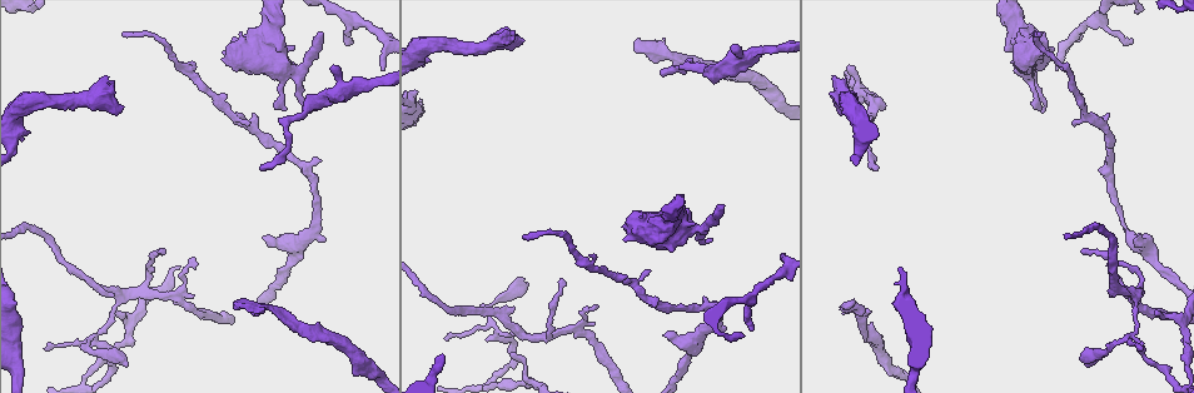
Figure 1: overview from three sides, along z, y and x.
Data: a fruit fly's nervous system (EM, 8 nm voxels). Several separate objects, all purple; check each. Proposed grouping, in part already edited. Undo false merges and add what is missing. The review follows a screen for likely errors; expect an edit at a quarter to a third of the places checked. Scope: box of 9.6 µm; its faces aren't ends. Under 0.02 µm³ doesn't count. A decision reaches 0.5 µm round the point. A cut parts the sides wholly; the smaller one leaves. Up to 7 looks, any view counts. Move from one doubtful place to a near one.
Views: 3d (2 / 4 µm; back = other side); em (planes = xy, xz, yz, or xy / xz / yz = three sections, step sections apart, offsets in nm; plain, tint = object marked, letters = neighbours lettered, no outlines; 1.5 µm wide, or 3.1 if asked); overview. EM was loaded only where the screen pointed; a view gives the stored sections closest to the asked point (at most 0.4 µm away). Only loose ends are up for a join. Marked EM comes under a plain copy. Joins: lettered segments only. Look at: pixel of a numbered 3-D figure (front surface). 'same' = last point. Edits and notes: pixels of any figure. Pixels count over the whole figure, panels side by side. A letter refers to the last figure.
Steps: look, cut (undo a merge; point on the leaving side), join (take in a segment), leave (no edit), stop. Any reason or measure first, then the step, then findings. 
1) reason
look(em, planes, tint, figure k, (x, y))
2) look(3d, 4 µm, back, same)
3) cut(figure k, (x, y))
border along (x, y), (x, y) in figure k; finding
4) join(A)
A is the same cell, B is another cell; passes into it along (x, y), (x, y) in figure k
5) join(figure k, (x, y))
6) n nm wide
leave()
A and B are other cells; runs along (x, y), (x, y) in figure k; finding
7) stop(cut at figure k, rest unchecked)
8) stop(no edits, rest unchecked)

free end
look(em, yz, step 8, tint, figure 1, (1080, 252))

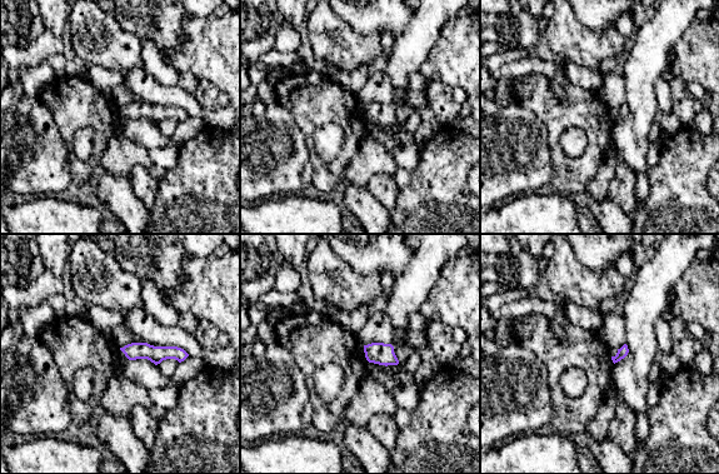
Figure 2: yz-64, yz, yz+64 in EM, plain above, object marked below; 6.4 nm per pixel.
cut it another way
look(em, planes, letters, same)

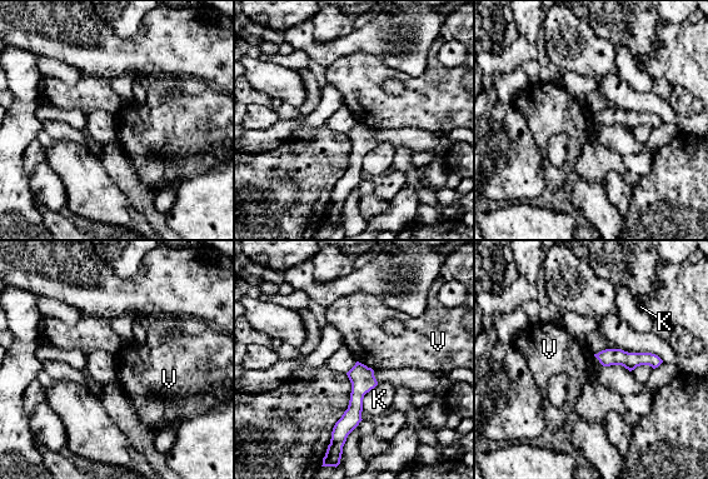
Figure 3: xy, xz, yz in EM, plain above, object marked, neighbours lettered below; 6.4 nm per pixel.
leave()
K and V are other cells; border along (357, 360), (373, 370) in figure 3; no lettered segment goes on from it

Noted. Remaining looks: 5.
thin end
look(em, xz, step 8, letters, figure 1, (380, 70))

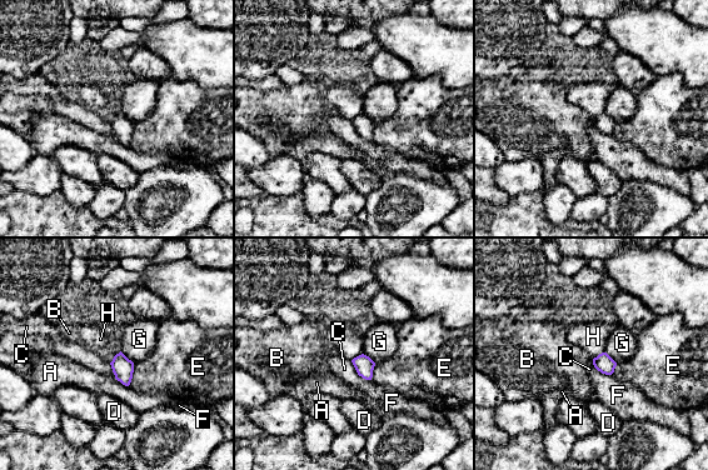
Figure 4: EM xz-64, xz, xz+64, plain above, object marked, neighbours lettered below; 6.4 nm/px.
leave()
A, B, C, D, E, F, G and H are other cells; border along (592, 359), (593, 364) in figure 4; no lettered segment goes on from it

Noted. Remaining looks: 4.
an open end
look(3d, 4 µm, figure 1, (322, 34))

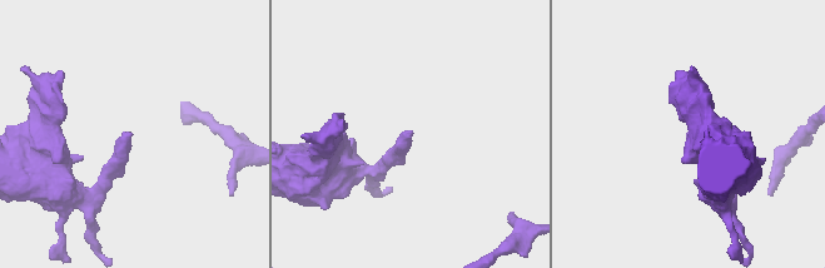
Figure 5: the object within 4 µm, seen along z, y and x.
shape alone is not enough
look(em, planes, letters, figure 5, (406, 133))

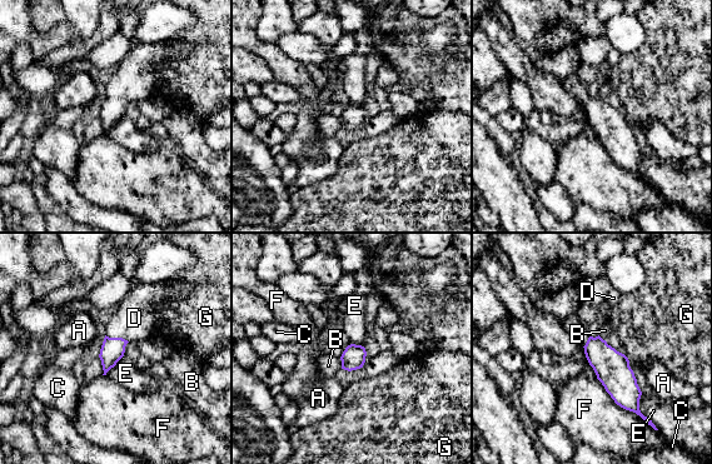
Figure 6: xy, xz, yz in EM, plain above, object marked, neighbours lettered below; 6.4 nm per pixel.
150 nm wide
join(D)
D is the same cell, A, B, C, E, F and G are other cells; passes into it along (113, 349), (116, 338), (134, 318) in figure 6; the cell continues

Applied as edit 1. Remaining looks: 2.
stop(join at figure 6, rest unchecked)

